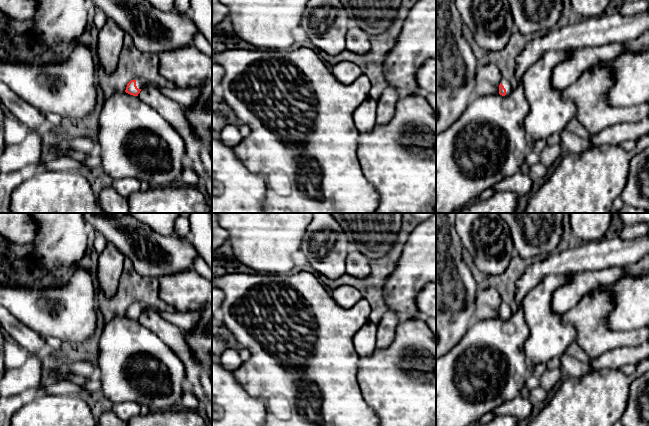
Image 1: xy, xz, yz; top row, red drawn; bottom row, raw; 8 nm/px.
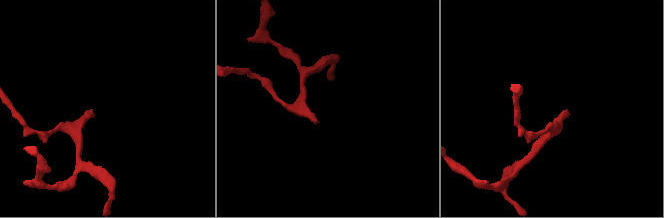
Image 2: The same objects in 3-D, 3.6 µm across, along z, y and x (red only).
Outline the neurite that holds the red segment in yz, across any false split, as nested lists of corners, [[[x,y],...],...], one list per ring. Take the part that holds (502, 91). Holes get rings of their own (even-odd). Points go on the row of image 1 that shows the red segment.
[[[501,79],[499,85],[499,94],[502,96],[508,95],[513,89],[513,85],[507,79]]]

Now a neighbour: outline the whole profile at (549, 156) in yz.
[[[560,142],[554,146],[546,146],[540,153],[540,162],[547,168],[551,169],[565,153],[565,147]]]

